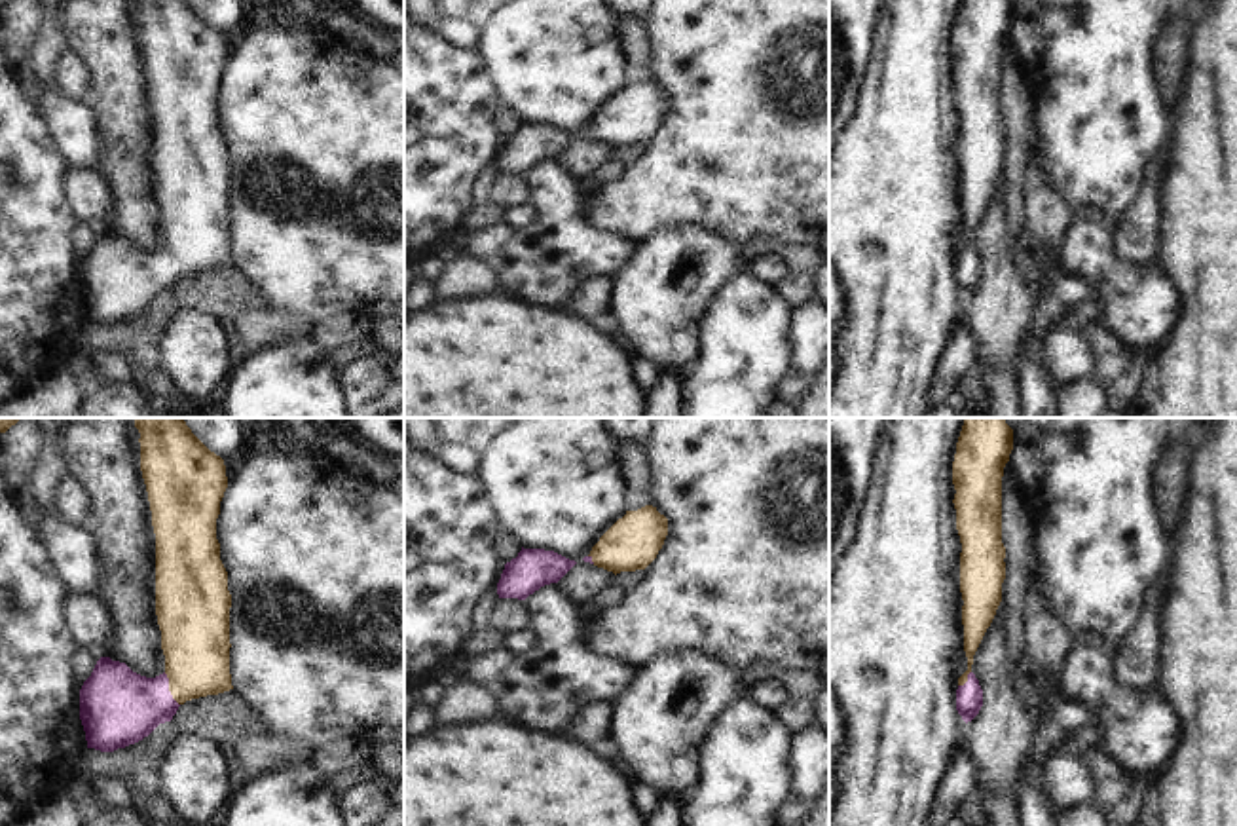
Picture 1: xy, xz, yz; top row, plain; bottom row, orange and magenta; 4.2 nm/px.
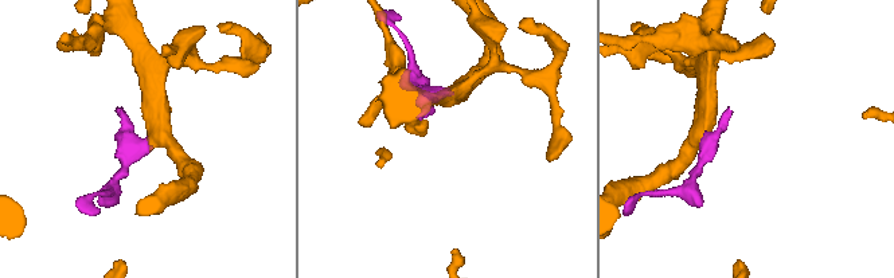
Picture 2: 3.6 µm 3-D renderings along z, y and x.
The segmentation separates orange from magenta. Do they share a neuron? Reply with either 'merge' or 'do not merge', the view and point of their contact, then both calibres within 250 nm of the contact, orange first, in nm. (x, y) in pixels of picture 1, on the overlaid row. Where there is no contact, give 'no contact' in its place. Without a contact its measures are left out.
merge | xy (169, 690) | 280/320 nm

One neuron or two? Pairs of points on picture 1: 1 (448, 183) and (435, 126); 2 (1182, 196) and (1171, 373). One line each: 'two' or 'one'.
1: one
2: one

